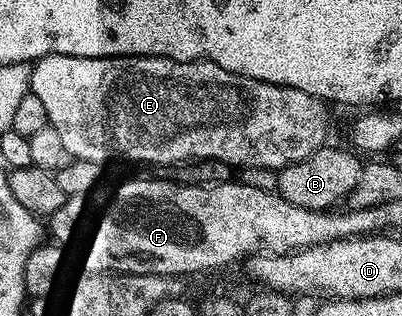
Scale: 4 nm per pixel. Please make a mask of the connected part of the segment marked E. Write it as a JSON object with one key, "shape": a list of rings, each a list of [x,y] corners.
{"shape":[[[47,55],[32,62],[29,71],[29,91],[43,103],[43,111],[47,111],[48,128],[57,132],[57,141],[66,149],[72,160],[89,160],[105,163],[112,157],[121,161],[142,161],[145,165],[173,165],[196,163],[198,161],[222,161],[242,170],[247,168],[267,168],[280,171],[289,165],[307,159],[325,144],[325,136],[329,133],[329,109],[326,102],[315,95],[307,95],[307,91],[299,91],[295,87],[267,83],[259,79],[251,79],[243,75],[235,75],[231,71],[223,71],[215,63],[207,60],[172,61],[166,57],[72,57],[71,55]]]}

